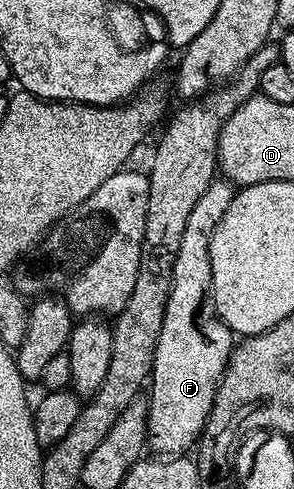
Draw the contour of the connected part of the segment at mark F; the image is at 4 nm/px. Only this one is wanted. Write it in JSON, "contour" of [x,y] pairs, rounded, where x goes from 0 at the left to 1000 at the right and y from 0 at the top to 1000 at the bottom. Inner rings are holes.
{"contour":[[[772,364],[728,366],[701,380],[701,397],[673,405],[660,429],[646,429],[646,446],[633,446],[633,470],[619,470],[619,497],[592,528],[585,591],[565,618],[565,642],[551,642],[551,675],[537,675],[510,800],[497,810],[500,906],[514,922],[517,916],[531,922],[520,926],[571,937],[636,926],[677,902],[735,812],[735,791],[789,728],[796,683],[735,640],[714,603],[714,487],[728,487],[728,470],[803,397],[806,387]]]}

